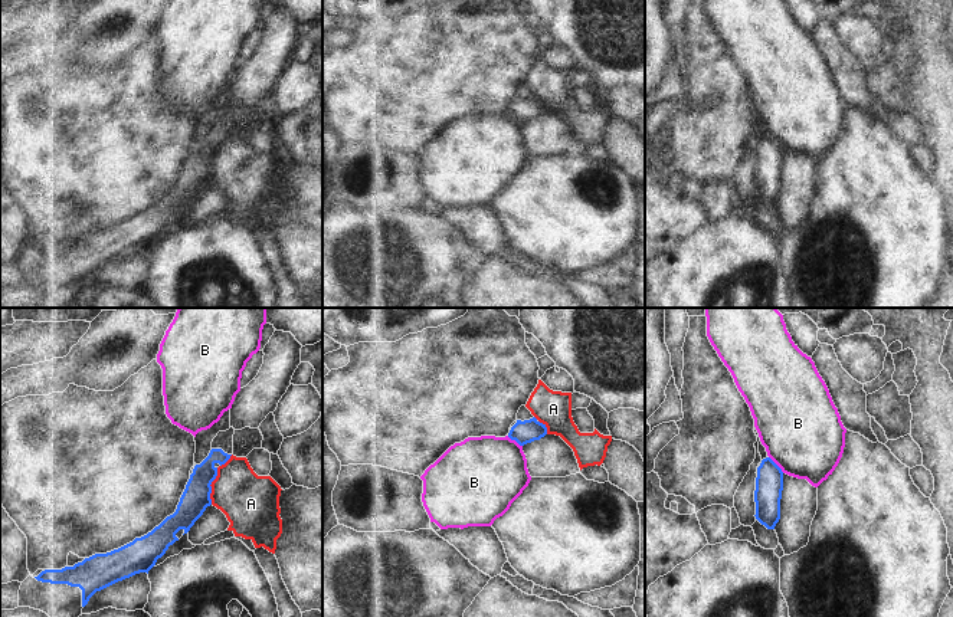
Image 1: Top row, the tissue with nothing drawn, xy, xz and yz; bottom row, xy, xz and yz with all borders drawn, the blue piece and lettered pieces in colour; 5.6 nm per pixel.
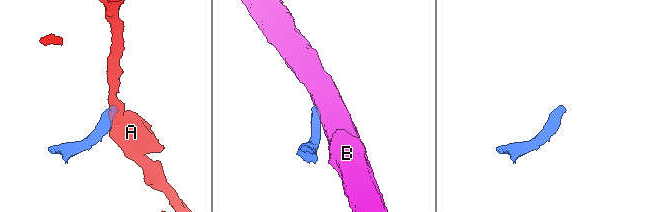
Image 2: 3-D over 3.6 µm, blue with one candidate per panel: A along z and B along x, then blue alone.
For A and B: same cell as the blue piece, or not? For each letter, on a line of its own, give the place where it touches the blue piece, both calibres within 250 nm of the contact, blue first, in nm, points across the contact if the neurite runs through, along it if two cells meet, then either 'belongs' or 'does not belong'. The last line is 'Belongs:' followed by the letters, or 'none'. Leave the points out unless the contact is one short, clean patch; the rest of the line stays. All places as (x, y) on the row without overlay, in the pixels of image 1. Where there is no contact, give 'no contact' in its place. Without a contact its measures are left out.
A: xy (210, 164) | 160/320 nm | along xy (218, 145), (218, 153), (210, 163), (210, 181) | does not belong
B: yz (776, 143) | 160/460 nm | along yz (769, 134), (783, 150) | does not belong
Belongs: none

